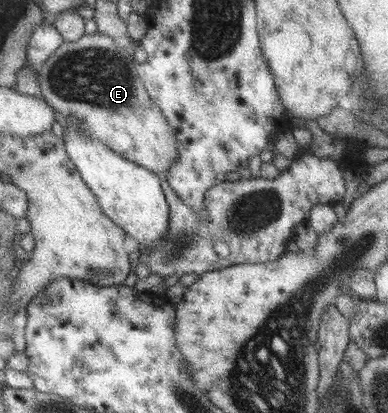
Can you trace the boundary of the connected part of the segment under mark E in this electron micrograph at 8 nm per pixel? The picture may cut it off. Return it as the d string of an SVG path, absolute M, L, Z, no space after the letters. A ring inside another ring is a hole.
M94 33L94 34L85 34L80 40L76 42L64 41L57 49L56 52L53 52L50 55L50 58L44 63L44 66L38 71L39 73L39 82L41 97L58 113L61 120L66 119L69 116L74 116L77 118L80 128L86 132L94 135L98 140L101 140L103 143L106 143L106 146L109 146L113 151L116 151L118 154L121 154L124 158L151 170L154 174L157 174L159 177L163 177L164 174L172 168L172 165L175 163L175 160L178 158L178 139L175 135L175 130L172 126L169 125L169 122L166 120L164 113L156 106L152 99L149 97L149 94L144 87L142 82L142 77L137 73L135 67L136 61L133 57L128 55L127 49L120 48L116 41L113 38L110 38L107 34Z

